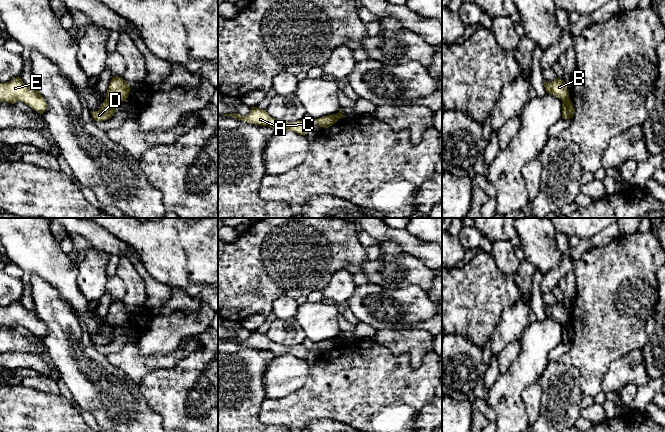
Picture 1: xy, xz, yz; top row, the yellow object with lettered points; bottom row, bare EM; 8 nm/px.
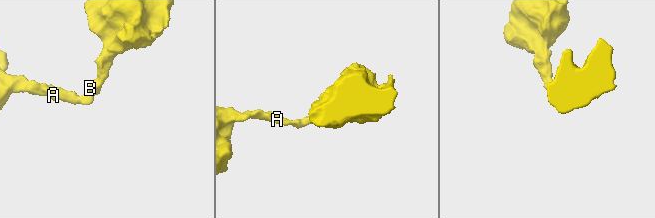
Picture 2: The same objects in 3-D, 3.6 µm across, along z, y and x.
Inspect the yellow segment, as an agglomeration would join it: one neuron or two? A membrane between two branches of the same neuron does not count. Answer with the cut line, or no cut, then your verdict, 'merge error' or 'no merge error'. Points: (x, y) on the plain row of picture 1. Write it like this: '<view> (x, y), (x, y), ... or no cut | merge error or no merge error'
xy (106, 321), (113, 327) | merge error

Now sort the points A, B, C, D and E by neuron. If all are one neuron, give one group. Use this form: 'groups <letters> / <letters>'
groups A C D E / B

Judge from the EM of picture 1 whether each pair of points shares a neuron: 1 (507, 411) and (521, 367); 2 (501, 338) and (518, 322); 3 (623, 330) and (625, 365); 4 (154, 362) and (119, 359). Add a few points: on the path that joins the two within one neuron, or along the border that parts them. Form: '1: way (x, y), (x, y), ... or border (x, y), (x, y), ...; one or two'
1: way (508, 400), (508, 388), (517, 378); one
2: way (505, 334), (514, 325); one
3: border (641, 349), (633, 349), (615, 359), (606, 371); two
4: way (145, 362), (131, 362), (128, 359); one

